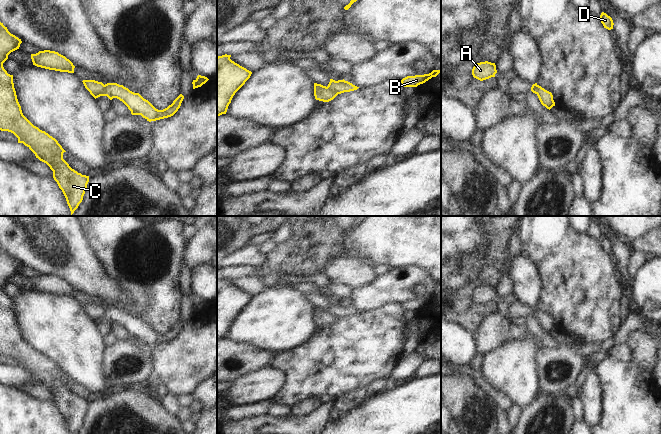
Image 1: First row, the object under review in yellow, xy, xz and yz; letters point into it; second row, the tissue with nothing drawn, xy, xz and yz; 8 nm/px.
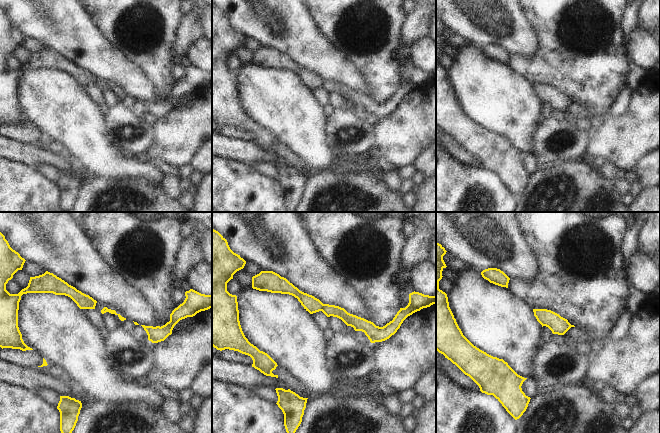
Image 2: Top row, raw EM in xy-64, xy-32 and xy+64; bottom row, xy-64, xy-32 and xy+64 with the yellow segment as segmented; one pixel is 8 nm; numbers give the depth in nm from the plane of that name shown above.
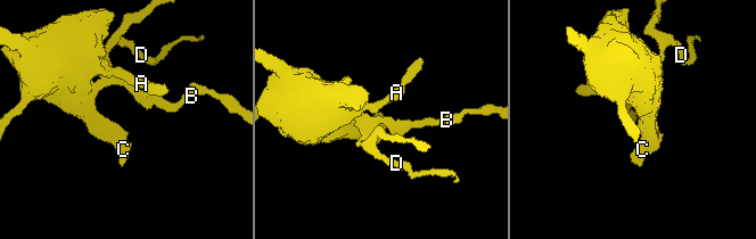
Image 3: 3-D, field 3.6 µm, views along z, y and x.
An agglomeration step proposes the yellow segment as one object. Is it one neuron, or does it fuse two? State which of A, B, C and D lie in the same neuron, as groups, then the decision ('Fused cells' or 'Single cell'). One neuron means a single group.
Groups: A C D / B. Fused cells

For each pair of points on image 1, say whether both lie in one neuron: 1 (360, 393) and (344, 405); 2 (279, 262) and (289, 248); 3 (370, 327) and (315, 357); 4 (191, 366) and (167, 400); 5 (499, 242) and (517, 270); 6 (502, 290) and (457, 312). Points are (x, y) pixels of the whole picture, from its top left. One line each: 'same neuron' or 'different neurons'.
1: same neuron
2: same neuron
3: same neuron
4: different neurons
5: different neurons
6: same neuron

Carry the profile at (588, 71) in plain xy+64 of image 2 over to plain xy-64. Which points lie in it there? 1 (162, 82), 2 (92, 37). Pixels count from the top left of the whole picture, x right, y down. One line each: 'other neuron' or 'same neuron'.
1: same neuron
2: other neuron

